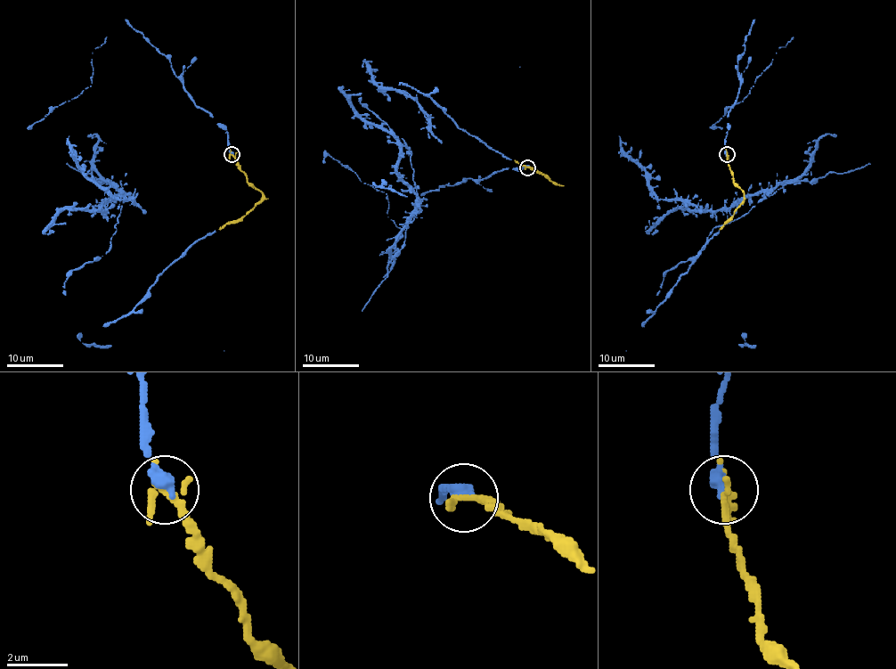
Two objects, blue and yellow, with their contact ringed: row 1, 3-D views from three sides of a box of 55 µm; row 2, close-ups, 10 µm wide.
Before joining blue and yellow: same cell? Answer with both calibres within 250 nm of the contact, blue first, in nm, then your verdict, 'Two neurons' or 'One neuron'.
Thickness 440 nm (blue) against 200 nm. One neuron

